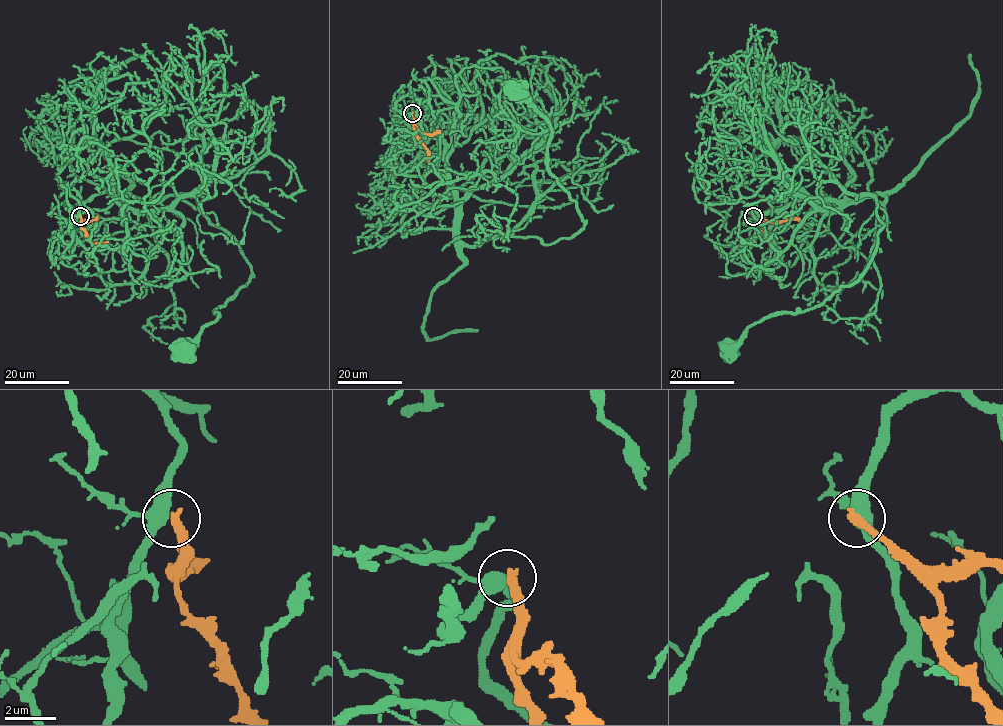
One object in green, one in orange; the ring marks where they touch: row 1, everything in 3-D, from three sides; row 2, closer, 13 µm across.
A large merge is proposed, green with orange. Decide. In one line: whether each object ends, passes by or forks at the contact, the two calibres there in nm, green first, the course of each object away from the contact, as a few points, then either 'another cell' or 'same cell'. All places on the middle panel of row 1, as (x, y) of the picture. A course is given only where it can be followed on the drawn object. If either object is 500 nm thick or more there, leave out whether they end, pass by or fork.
green forks | orange ends | 400/360 nm | green via (411, 113), (409, 126), (447, 170), (458, 239), (552, 244), (584, 221), (549, 169), (551, 124), (516, 92) | orange via (412, 113), (413, 128), (427, 149), (427, 161) | another cell

